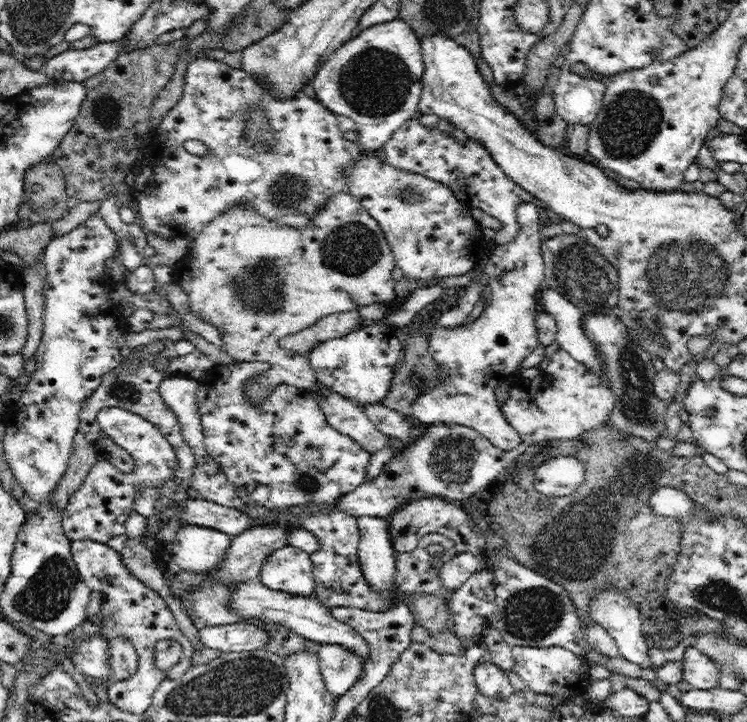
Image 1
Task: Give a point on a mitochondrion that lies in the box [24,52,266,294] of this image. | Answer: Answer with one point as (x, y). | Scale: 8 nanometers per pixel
(107, 108)

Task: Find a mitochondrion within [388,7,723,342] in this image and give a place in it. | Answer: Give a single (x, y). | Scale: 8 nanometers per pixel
(633, 119)

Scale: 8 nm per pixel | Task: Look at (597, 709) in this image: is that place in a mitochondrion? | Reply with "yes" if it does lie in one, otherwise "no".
no

